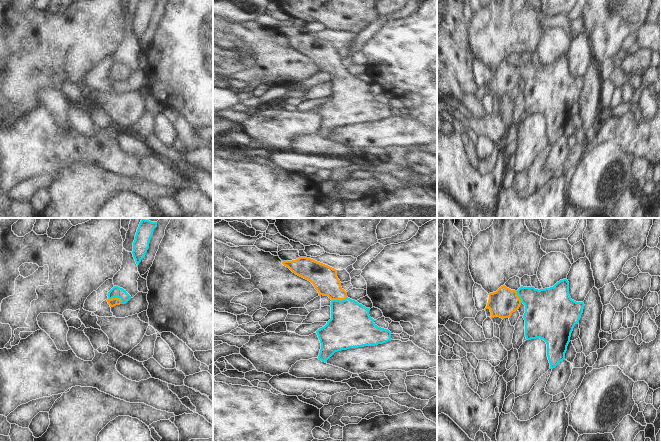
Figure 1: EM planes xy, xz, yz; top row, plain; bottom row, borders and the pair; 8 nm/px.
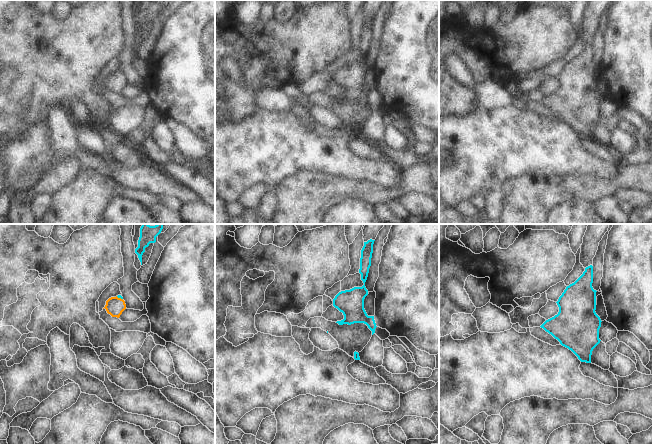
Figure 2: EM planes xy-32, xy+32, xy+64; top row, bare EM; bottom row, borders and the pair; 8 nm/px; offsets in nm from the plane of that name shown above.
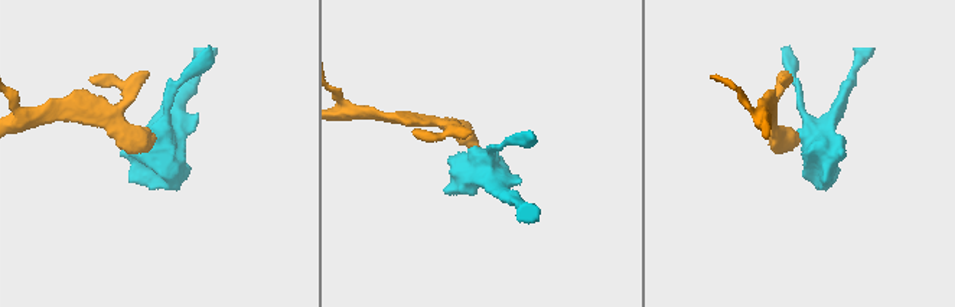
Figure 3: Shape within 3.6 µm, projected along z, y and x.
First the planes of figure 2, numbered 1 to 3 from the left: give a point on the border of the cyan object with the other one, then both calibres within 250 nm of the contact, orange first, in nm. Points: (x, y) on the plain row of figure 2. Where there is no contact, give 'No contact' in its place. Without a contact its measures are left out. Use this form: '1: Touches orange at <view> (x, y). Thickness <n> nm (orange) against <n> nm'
1: Touches orange at xy-32 (119, 74). Thickness 150 nm (orange) against 30 nm
2: No contact
3: No contact

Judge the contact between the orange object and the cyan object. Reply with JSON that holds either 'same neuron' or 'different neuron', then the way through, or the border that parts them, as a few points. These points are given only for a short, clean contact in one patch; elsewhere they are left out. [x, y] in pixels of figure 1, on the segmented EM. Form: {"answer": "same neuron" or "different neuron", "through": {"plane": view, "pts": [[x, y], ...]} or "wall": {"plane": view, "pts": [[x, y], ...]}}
{"answer": "same neuron", "through": {"plane": "xy", "pts": [[112, 302], [116, 297], [116, 291]]}}

